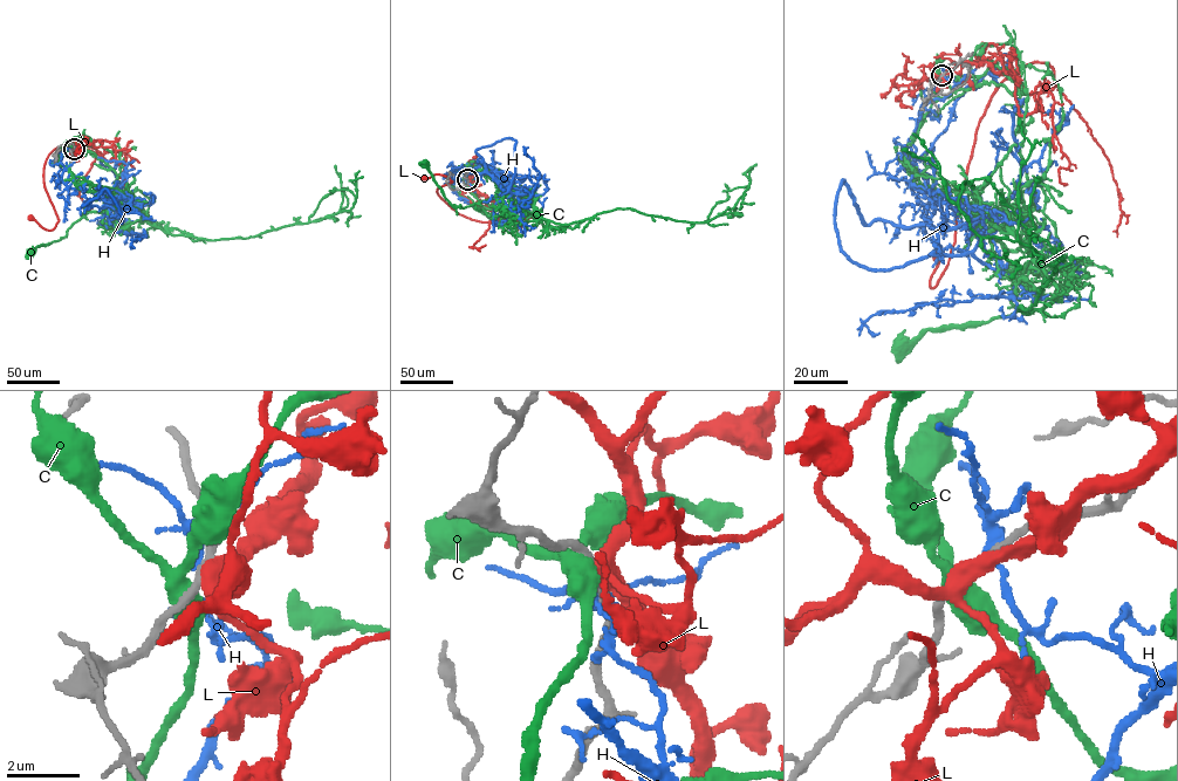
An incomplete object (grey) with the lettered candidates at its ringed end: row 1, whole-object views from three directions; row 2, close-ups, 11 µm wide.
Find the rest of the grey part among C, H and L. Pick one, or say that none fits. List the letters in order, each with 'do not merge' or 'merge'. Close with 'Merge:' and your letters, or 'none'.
C: do not merge
H: do not merge
L: merge
Merge: L

